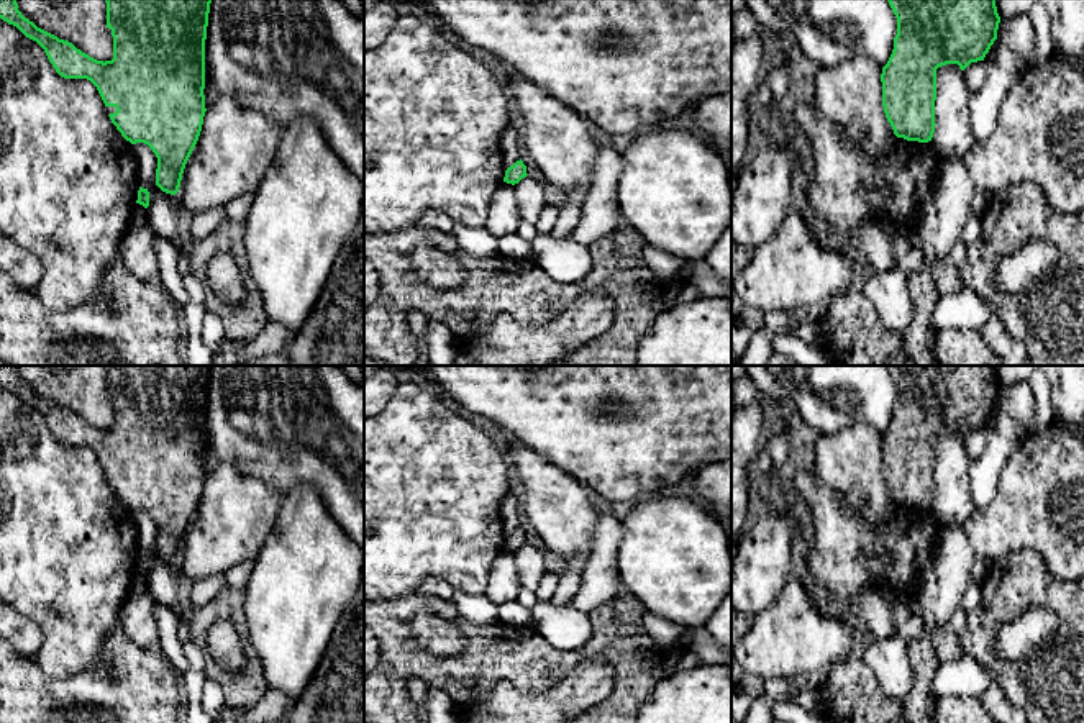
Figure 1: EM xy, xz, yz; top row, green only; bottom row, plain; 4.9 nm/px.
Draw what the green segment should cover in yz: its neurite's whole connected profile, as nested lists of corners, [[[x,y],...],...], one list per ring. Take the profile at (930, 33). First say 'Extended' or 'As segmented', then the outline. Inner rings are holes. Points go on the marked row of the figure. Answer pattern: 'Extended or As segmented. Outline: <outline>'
As segmented. Outline: [[[887,0],[895,18],[894,49],[882,67],[882,107],[894,134],[928,143],[935,133],[936,69],[984,61],[997,39],[1000,16],[995,0]]]

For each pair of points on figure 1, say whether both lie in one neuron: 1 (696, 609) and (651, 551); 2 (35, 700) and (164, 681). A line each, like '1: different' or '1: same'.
1: same
2: same

